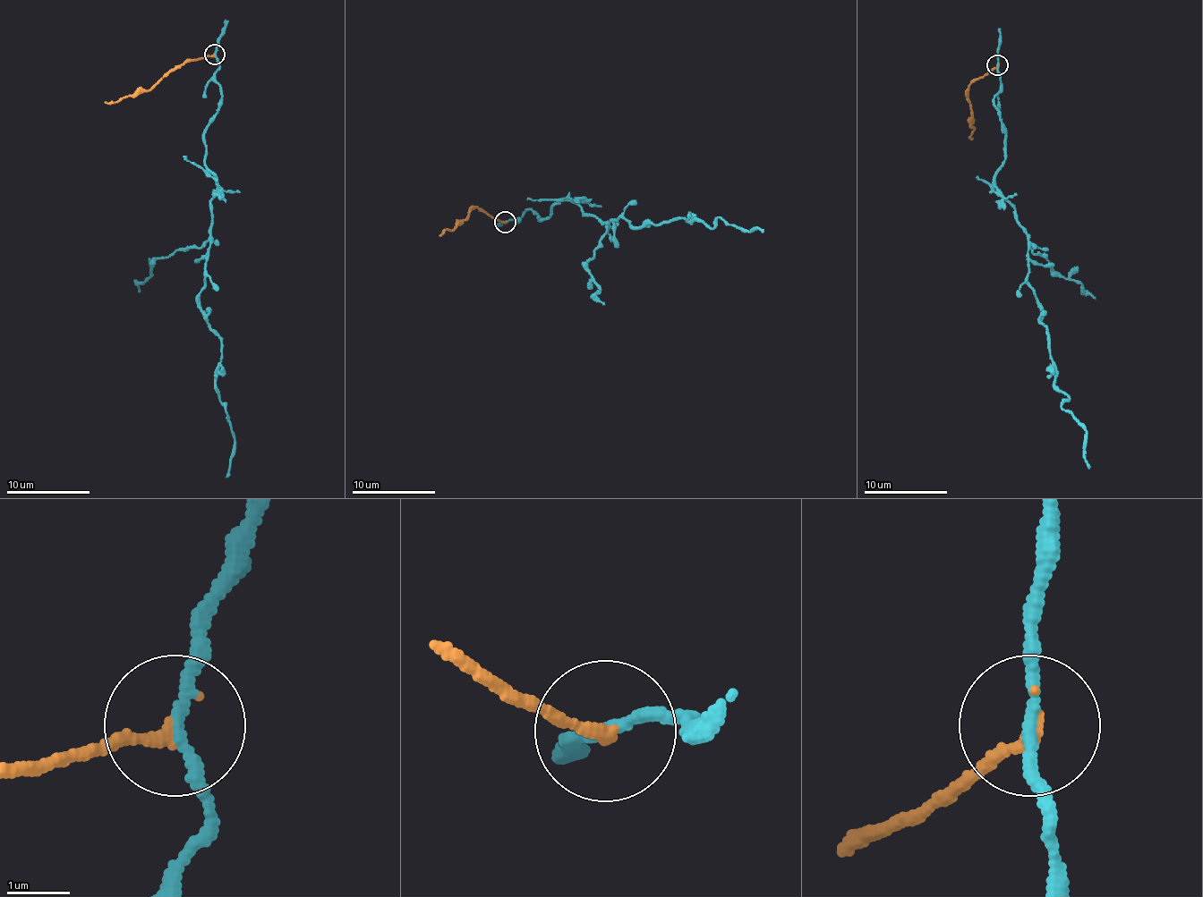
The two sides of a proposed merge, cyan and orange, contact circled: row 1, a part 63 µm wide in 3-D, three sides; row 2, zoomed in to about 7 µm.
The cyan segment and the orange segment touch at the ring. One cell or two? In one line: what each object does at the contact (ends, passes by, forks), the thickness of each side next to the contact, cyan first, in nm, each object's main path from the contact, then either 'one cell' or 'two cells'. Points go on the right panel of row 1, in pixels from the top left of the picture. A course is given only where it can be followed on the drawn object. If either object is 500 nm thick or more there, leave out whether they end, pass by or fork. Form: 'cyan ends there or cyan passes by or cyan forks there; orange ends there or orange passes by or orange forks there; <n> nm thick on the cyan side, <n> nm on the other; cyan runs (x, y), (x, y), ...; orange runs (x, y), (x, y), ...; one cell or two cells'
cyan passes by; orange ends there; 170 nm thick on the cyan side, 220 nm on the other; cyan runs (997, 65), (1005, 139), (993, 185), (1028, 236), (1027, 284), (1053, 388), (1085, 431), (1089, 468); orange runs (997, 65), (974, 80), (966, 91), (972, 119), (969, 120), (973, 127), (970, 138), (972, 138); two cells

